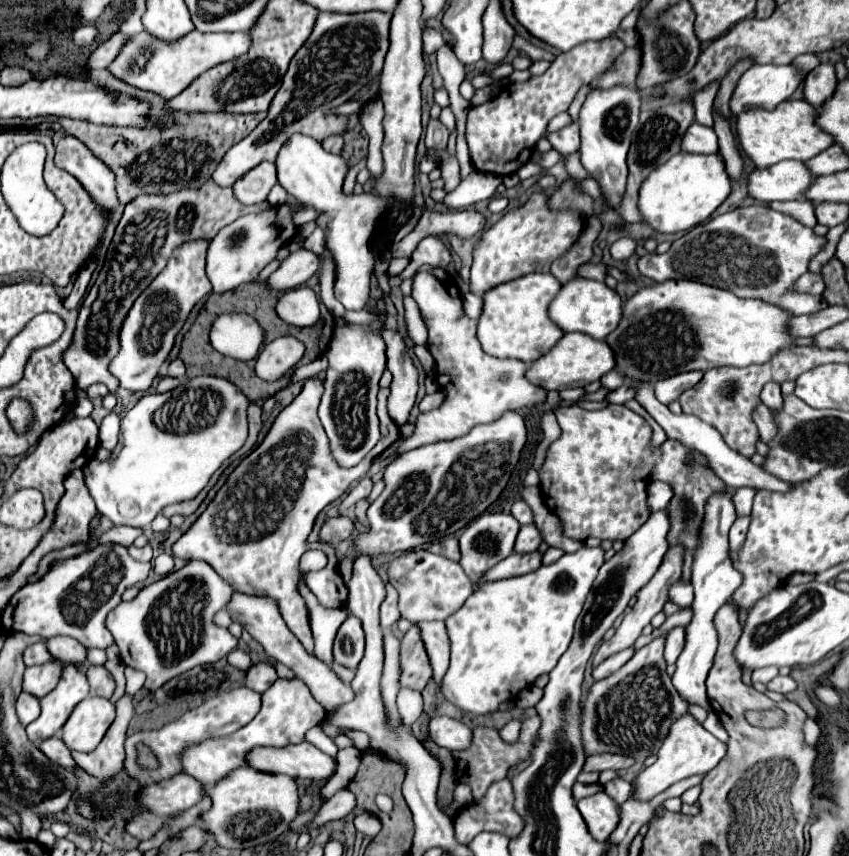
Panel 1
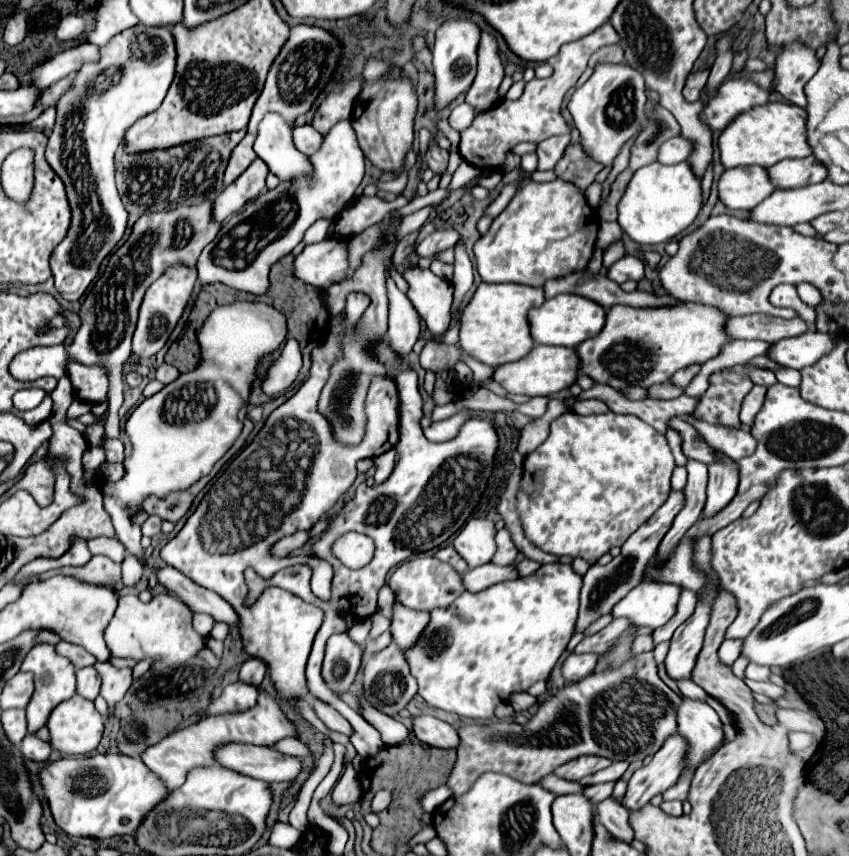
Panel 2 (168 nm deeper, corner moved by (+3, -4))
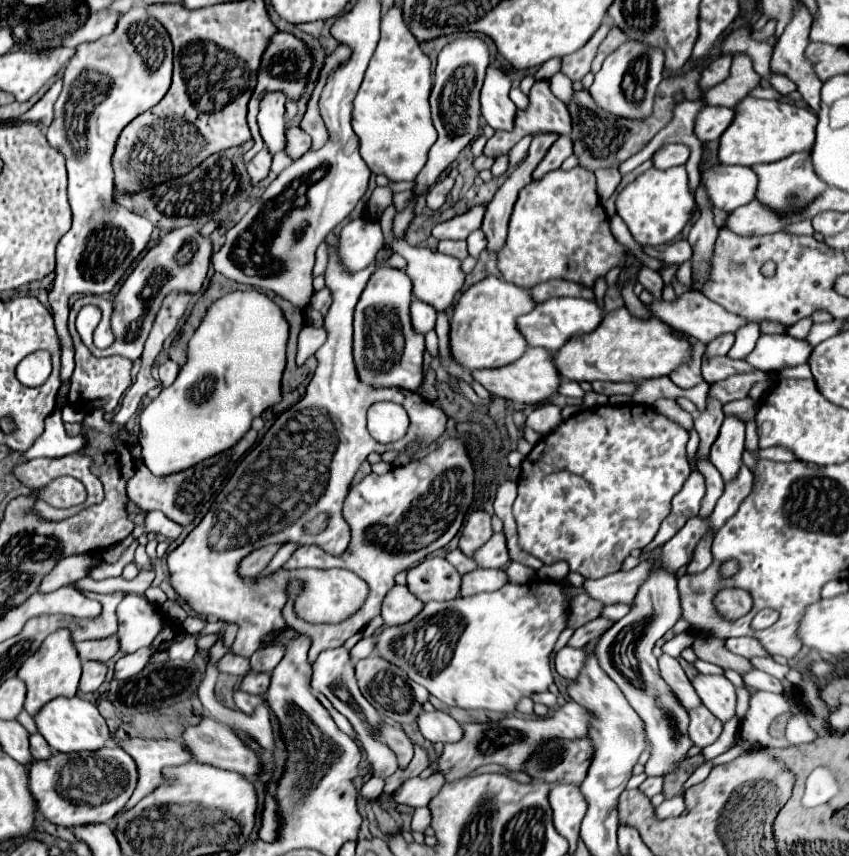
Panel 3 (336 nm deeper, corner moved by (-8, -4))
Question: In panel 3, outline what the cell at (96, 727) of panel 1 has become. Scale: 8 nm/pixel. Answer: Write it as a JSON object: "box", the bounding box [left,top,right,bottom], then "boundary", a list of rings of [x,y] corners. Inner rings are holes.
{"box":[33,697,111,753],"boundary":[[[57,697],[55,701],[49,701],[39,709],[39,713],[33,717],[37,723],[39,733],[47,739],[51,749],[61,753],[73,753],[73,751],[95,751],[101,749],[107,739],[111,737],[105,719],[101,717],[99,709],[79,697]]]}

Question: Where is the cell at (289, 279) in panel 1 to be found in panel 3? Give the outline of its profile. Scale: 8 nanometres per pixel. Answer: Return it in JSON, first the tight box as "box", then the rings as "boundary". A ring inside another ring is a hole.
{"box":[337,217,383,273],"boundary":[[[357,217],[343,227],[341,239],[337,243],[339,257],[343,265],[355,273],[357,269],[365,269],[375,261],[379,249],[383,249],[383,233],[379,221],[373,217]]]}

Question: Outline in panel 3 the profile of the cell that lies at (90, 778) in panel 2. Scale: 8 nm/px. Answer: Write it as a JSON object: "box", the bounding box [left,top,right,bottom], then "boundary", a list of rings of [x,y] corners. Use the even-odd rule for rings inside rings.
{"box":[29,747,135,827],"boundary":[[[101,747],[87,753],[55,753],[47,761],[33,761],[29,769],[29,791],[39,811],[45,819],[63,827],[109,821],[129,801],[135,783],[135,761],[121,747]]]}

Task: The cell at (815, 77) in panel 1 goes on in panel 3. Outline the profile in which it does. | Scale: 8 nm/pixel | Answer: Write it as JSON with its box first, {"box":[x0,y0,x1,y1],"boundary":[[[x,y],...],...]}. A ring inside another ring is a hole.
{"box":[771,3,821,111],"boundary":[[[799,3],[797,7],[793,7],[793,17],[787,23],[785,31],[777,37],[777,43],[773,47],[773,55],[771,55],[771,71],[781,71],[785,73],[791,81],[797,83],[797,91],[803,95],[805,103],[813,109],[819,111],[819,91],[821,91],[821,81],[817,79],[815,71],[811,69],[811,63],[805,59],[805,47],[809,45],[809,29],[811,29],[811,13],[809,9]]]}

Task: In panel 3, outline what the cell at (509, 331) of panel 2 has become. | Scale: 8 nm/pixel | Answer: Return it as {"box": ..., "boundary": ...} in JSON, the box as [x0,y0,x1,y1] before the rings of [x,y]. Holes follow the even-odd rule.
{"box":[449,277,535,371],"boundary":[[[485,277],[483,281],[471,285],[459,297],[449,321],[451,357],[469,371],[495,369],[513,363],[527,349],[523,335],[517,331],[515,319],[529,313],[533,307],[535,301],[523,287],[505,283],[501,277]]]}

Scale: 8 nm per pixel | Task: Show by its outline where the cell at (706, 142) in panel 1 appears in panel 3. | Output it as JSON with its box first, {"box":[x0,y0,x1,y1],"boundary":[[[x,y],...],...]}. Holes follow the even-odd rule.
{"box":[651,143,689,169],"boundary":[[[679,143],[663,145],[663,147],[651,157],[655,169],[669,169],[669,167],[685,165],[687,159],[689,159],[689,147],[679,145]]]}

